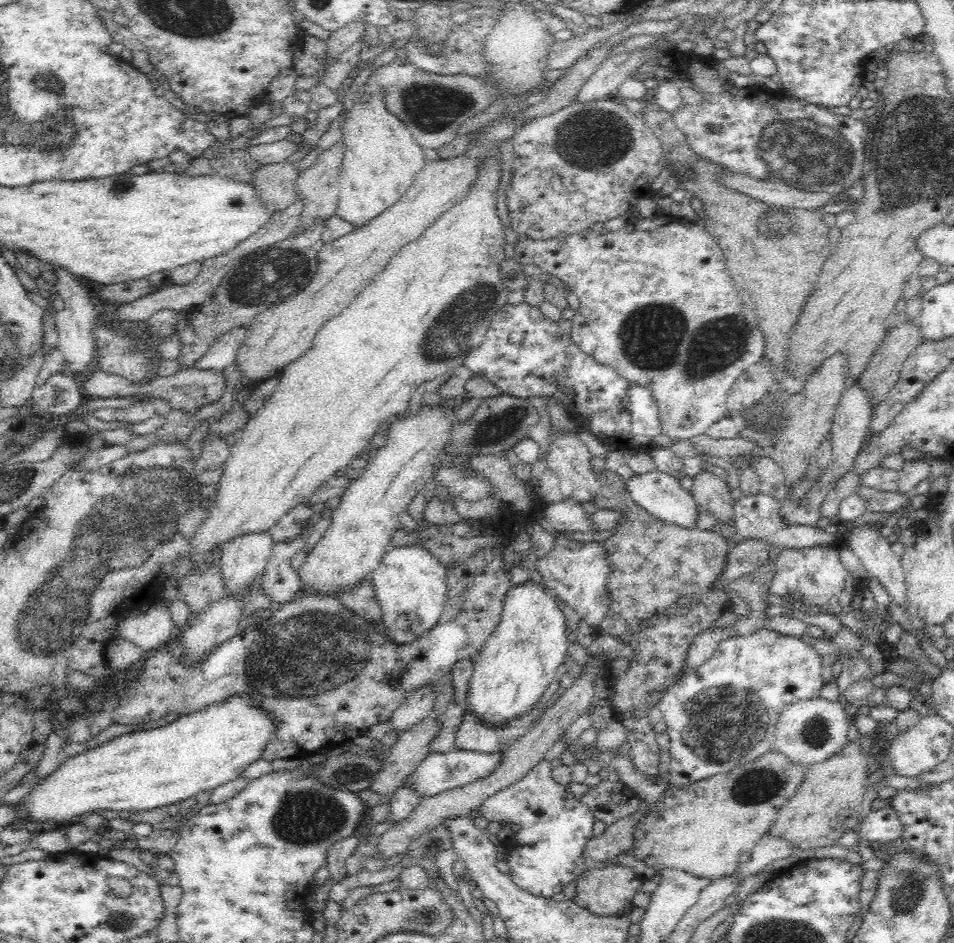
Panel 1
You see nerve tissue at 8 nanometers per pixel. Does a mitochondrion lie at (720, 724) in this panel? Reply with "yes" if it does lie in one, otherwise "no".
yes

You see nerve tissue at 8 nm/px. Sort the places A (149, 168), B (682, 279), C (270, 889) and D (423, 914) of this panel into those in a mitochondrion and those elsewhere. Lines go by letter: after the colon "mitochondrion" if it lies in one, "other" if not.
A: other
B: other
C: other
D: mitochondrion

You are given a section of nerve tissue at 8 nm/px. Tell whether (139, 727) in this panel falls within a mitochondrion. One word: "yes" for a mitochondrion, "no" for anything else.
no

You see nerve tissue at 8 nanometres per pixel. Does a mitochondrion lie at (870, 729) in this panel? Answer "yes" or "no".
no

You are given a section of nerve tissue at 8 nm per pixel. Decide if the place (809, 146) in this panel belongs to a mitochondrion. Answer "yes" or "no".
yes

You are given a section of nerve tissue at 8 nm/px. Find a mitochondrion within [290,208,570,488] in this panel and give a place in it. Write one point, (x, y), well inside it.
(453, 328)

